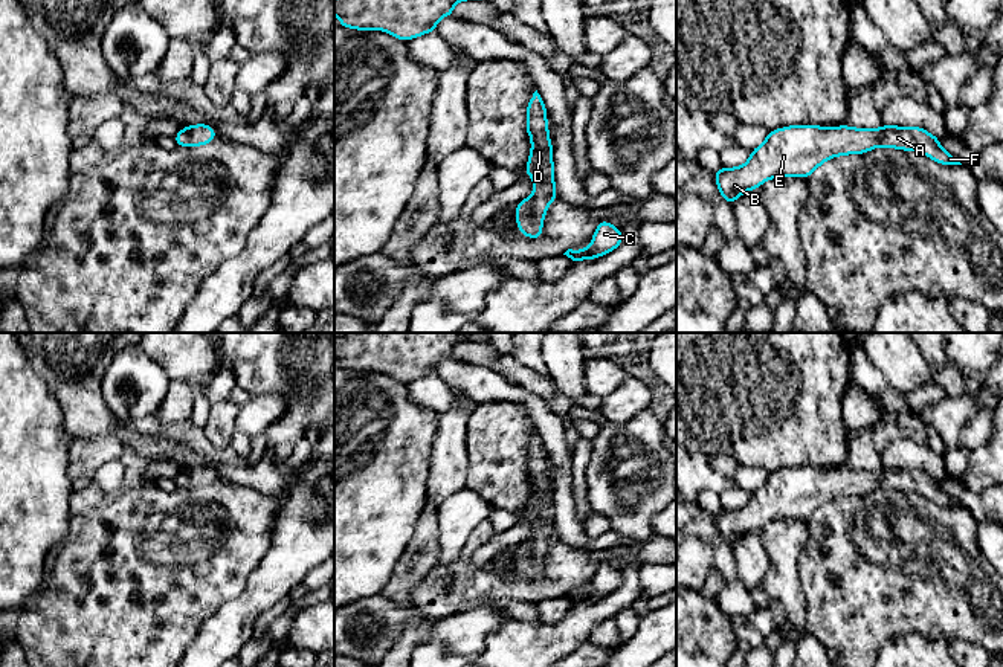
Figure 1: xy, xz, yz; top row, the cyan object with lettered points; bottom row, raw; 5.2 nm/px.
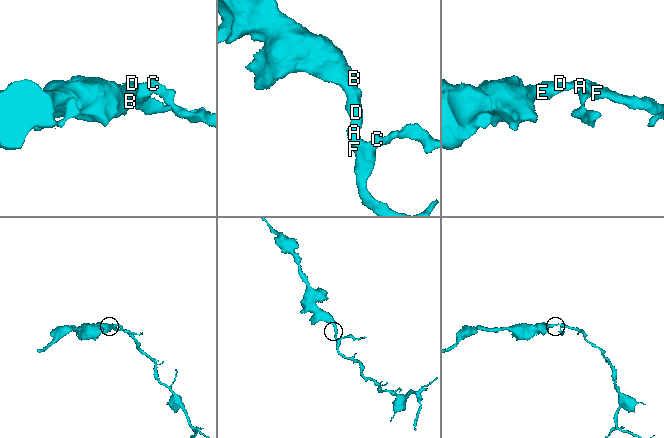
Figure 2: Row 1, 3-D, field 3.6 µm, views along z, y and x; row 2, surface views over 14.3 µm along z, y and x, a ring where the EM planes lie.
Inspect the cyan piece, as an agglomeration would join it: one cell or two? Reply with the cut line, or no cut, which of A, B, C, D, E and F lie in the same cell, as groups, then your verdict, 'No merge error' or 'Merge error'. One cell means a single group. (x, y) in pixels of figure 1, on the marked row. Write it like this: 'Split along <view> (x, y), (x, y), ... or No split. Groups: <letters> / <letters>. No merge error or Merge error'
No split. Groups: A B C D E F. No merge error

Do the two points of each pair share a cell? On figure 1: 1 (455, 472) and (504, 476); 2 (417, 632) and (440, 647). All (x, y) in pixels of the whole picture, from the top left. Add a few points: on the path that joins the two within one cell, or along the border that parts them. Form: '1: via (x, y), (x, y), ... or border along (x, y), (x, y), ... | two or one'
1: border along (466, 437), (467, 475), (464, 489) | two
2: border along (435, 620), (431, 634), (411, 650) | two

